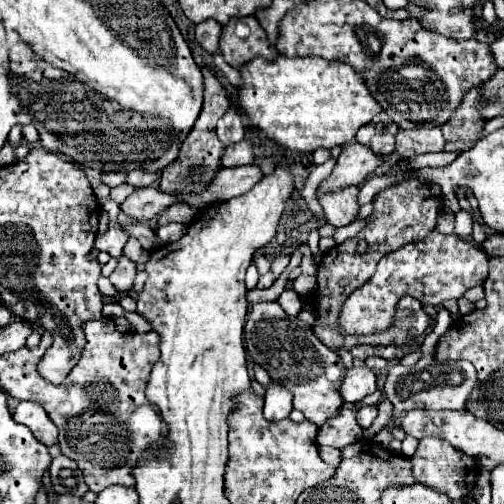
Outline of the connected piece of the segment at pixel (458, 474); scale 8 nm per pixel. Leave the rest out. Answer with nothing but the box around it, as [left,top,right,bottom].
[410,437,478,499]

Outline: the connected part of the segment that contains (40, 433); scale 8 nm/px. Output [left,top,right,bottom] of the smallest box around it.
[14,403,58,447]

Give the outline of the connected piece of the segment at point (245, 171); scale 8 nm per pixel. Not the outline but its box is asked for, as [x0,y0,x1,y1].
[178,163,262,207]

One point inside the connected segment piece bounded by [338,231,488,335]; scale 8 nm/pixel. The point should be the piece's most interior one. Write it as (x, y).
(442, 267)

